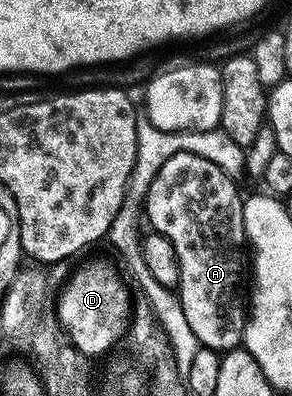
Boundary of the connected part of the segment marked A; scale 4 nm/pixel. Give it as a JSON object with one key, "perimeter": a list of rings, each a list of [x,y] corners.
{"perimeter":[[[178,152],[157,170],[157,178],[147,191],[145,216],[151,219],[150,227],[161,233],[169,242],[173,242],[173,250],[177,250],[177,258],[181,262],[181,278],[177,295],[185,310],[185,318],[197,334],[200,345],[212,348],[220,354],[240,347],[243,342],[243,328],[249,315],[245,307],[245,288],[243,292],[243,256],[245,233],[243,230],[243,202],[239,196],[239,188],[234,179],[221,170],[209,158],[201,158],[198,152]]]}

